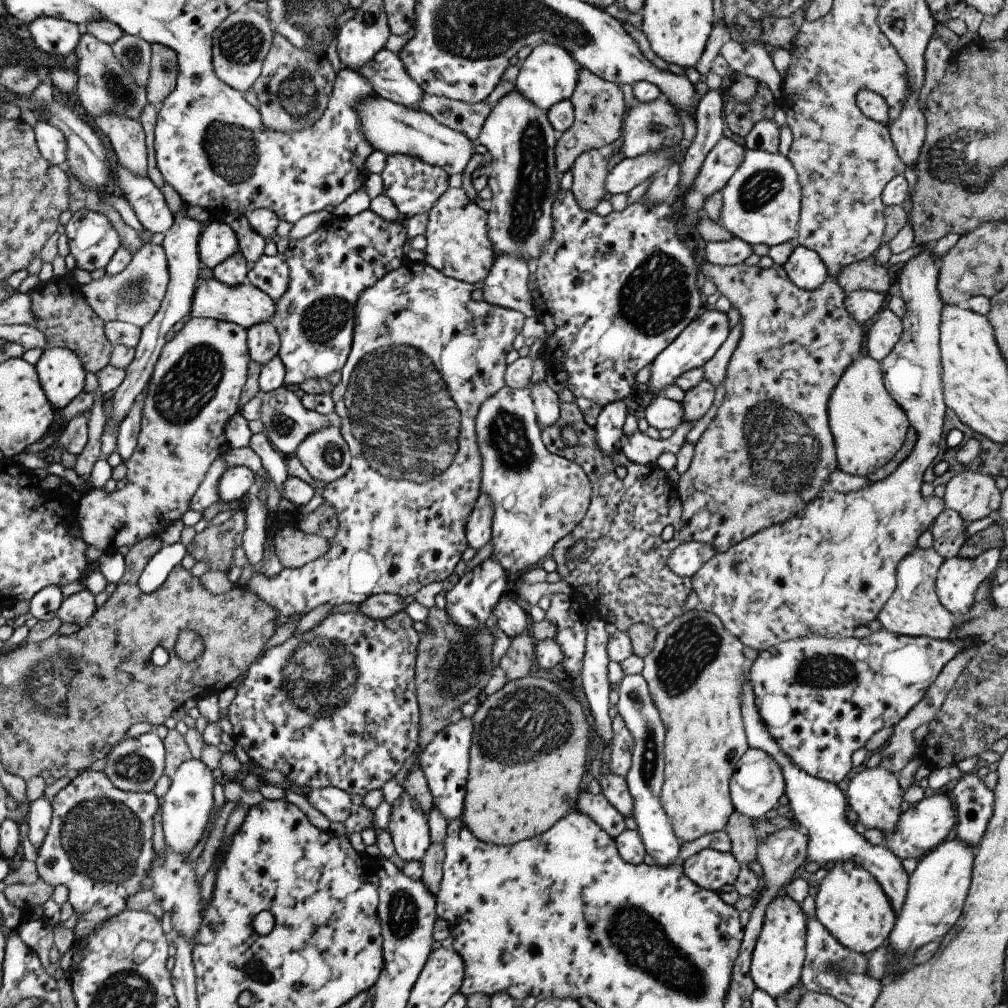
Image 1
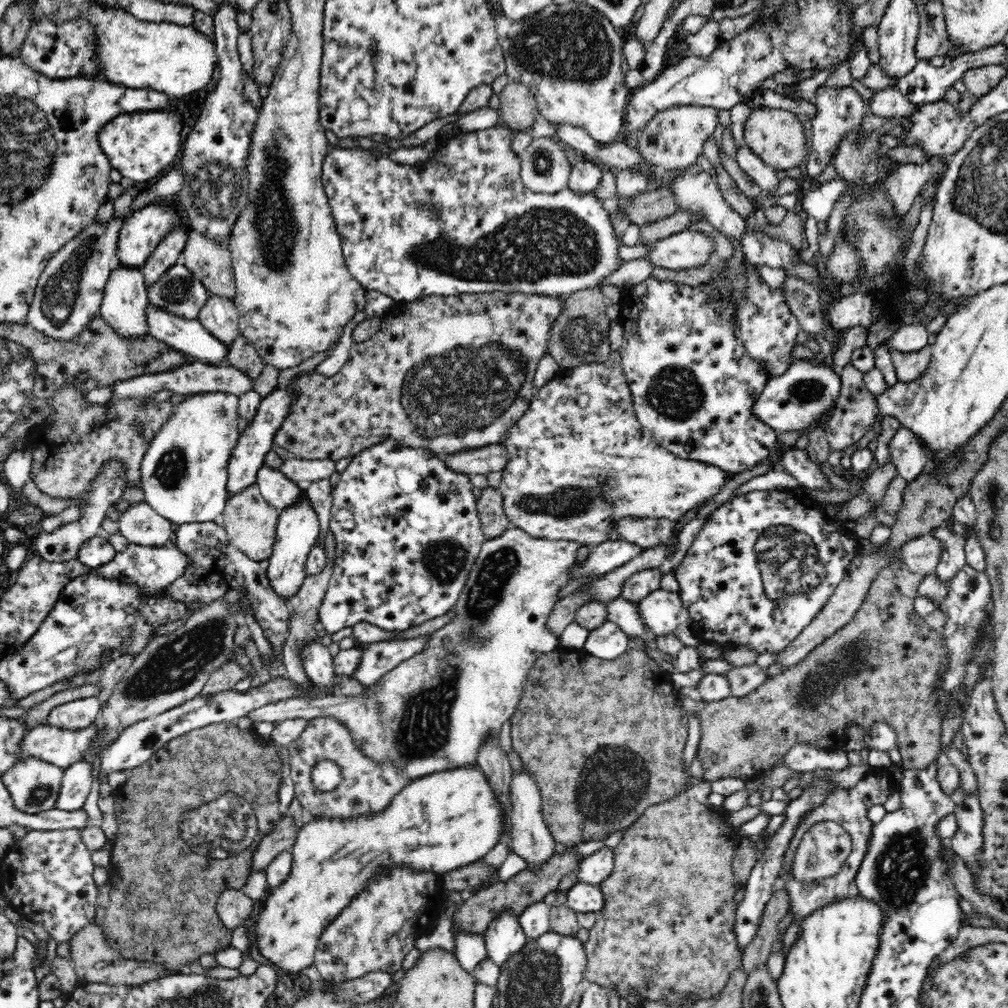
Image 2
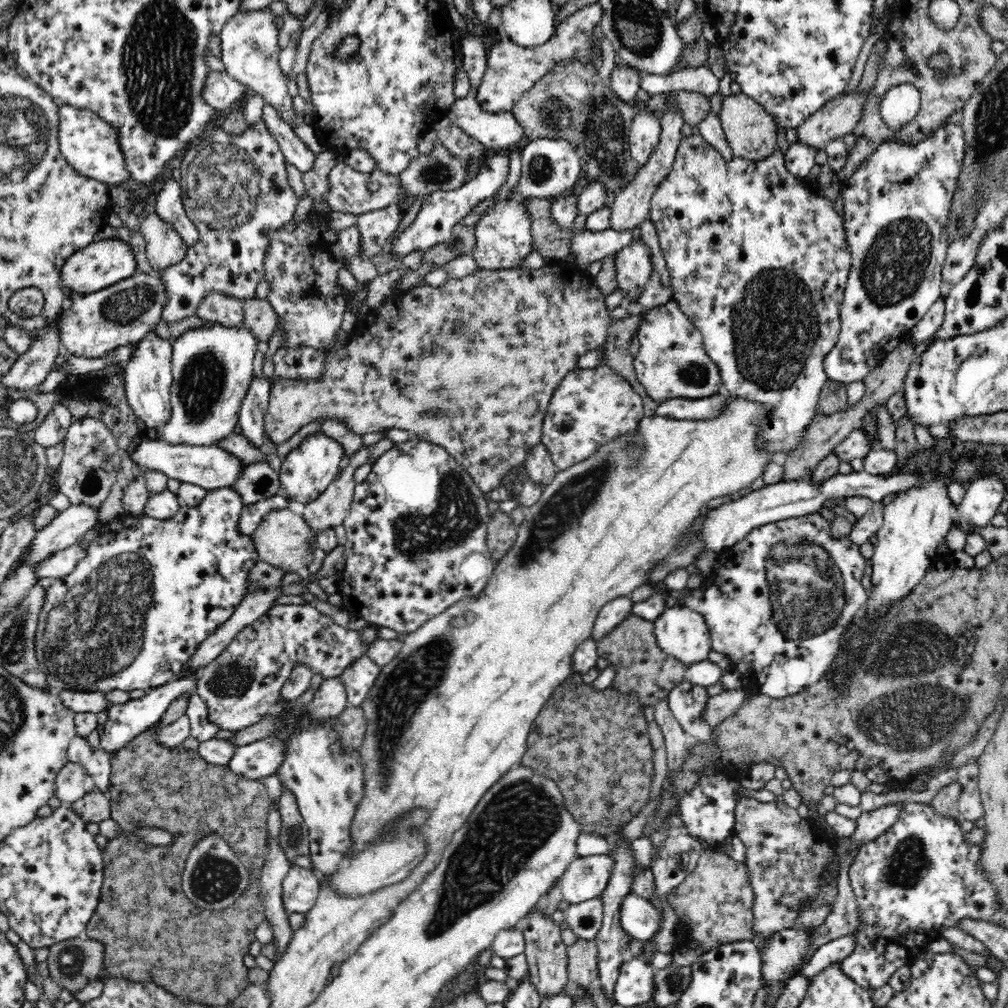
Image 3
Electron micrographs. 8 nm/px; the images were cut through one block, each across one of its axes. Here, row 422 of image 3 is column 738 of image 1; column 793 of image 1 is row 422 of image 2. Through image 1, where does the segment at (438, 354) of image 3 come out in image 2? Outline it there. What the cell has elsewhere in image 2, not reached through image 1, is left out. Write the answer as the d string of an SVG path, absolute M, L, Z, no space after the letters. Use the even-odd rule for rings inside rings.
M483 292L454 296L430 295L420 297L418 300L397 301L392 308L382 316L380 330L364 342L353 343L349 350L349 357L340 371L333 376L324 376L316 370L311 374L298 374L289 384L293 399L289 404L289 413L284 422L274 433L273 441L277 446L285 448L291 456L299 459L333 461L340 458L351 458L362 452L365 448L380 444L385 440L398 440L412 448L429 448L435 453L455 454L456 452L468 451L486 447L492 444L500 444L510 428L515 426L516 420L528 410L532 398L535 395L534 372L539 360L545 356L550 340L550 331L562 310L564 299L567 296L548 296L536 293L524 294L520 292Z

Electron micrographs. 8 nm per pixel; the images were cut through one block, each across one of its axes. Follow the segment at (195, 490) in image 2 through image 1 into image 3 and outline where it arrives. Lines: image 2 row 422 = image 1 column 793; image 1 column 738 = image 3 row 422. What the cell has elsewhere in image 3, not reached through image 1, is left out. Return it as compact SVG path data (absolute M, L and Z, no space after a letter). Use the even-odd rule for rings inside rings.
M212 323L208 327L201 327L192 331L184 332L176 339L171 341L172 345L172 374L173 381L170 389L170 398L171 398L171 417L169 421L162 426L162 428L158 428L156 430L149 431L151 436L154 436L158 440L163 440L168 444L189 444L190 446L216 446L222 438L226 438L226 436L230 436L230 434L234 434L234 428L236 428L236 424L238 424L238 414L244 400L246 391L254 378L254 372L252 369L252 359L254 358L254 354L256 354L256 350L258 348L262 348L263 345L259 344L259 341L256 340L256 337L248 331L248 327L235 327L230 328L226 327L222 324Z

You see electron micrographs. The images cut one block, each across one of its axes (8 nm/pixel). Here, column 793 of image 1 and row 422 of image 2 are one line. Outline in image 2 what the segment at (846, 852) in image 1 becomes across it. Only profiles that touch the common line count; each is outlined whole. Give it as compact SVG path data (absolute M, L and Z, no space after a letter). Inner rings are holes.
M799 359L776 378L770 378L764 390L754 401L752 412L760 422L781 433L789 430L810 429L812 422L819 424L820 418L834 408L841 391L841 378L830 365L817 364L812 360Z

